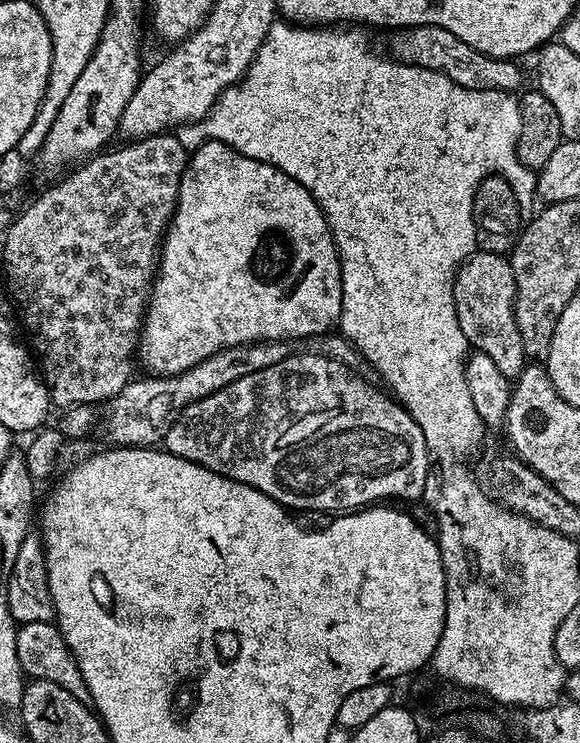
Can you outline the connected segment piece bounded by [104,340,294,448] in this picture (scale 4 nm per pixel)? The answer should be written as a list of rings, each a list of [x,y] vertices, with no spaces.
[[[263,340],[262,342],[226,347],[204,359],[197,366],[174,376],[145,376],[142,380],[130,380],[118,396],[109,401],[104,426],[111,443],[117,447],[157,447],[164,441],[181,410],[194,401],[208,397],[247,374],[266,370],[280,364],[287,356],[293,355],[294,348],[287,340]]]

